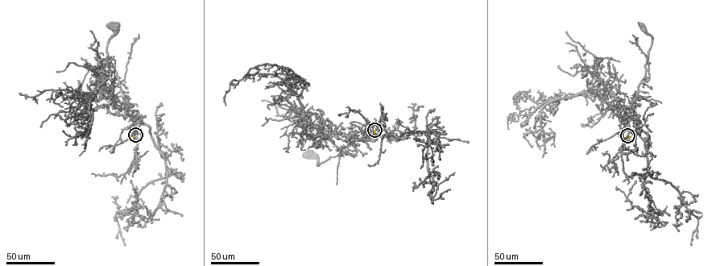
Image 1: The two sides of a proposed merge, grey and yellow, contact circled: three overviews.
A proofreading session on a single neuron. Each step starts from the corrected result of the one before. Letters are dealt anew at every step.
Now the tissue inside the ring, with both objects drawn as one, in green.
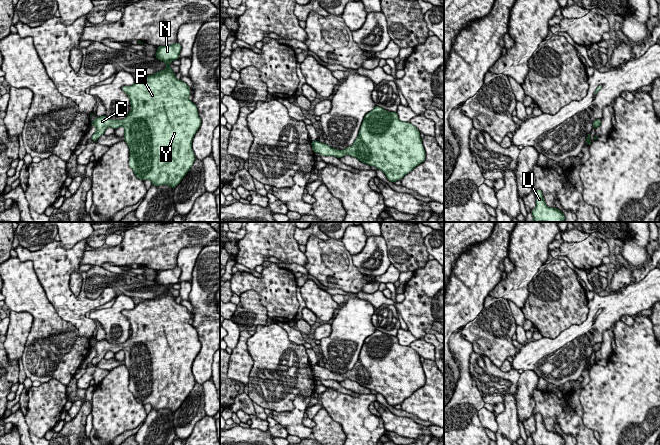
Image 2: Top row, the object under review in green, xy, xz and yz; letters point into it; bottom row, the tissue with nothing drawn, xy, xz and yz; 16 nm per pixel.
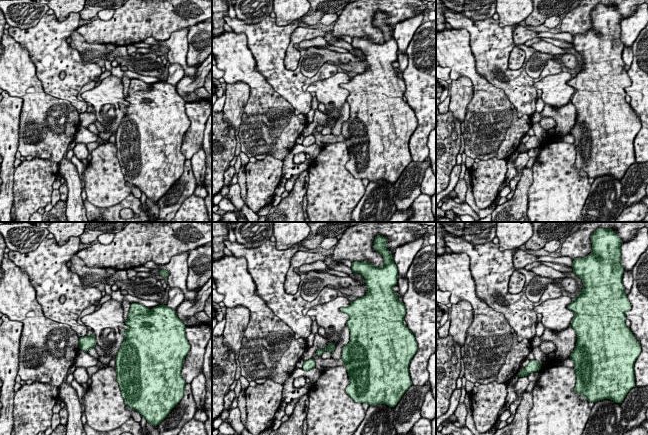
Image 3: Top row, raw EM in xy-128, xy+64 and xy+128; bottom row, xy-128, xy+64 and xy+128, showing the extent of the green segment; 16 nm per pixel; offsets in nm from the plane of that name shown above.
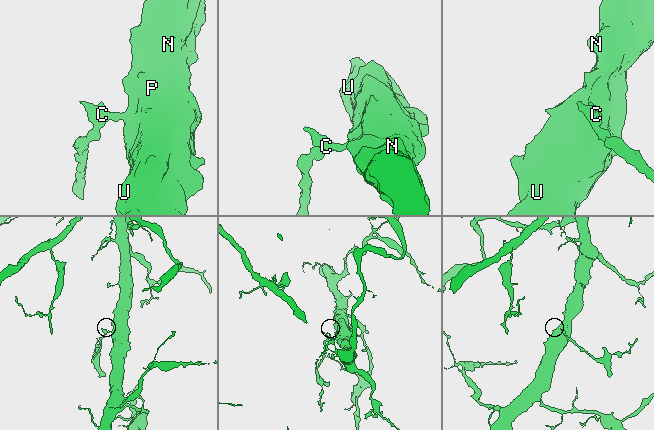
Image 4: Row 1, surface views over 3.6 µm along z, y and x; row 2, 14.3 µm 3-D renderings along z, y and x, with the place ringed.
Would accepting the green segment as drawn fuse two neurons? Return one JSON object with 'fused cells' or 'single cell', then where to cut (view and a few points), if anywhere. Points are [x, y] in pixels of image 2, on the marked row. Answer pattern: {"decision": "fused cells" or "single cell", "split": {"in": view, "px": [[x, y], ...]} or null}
{"decision": "single cell", "split": null}

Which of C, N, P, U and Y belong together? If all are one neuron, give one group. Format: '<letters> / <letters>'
C N P U Y

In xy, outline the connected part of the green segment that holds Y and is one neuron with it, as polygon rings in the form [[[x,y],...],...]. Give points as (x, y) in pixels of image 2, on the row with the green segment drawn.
[[[176,42],[168,46],[158,46],[155,57],[167,67],[154,75],[141,76],[132,86],[122,90],[130,99],[131,111],[123,120],[113,120],[106,116],[98,117],[90,125],[96,126],[91,140],[97,142],[108,127],[124,127],[124,140],[129,146],[129,167],[137,178],[150,180],[152,185],[169,185],[173,189],[181,182],[195,161],[192,140],[201,126],[196,105],[188,99],[189,86],[175,77],[170,63],[179,59],[181,45]]]

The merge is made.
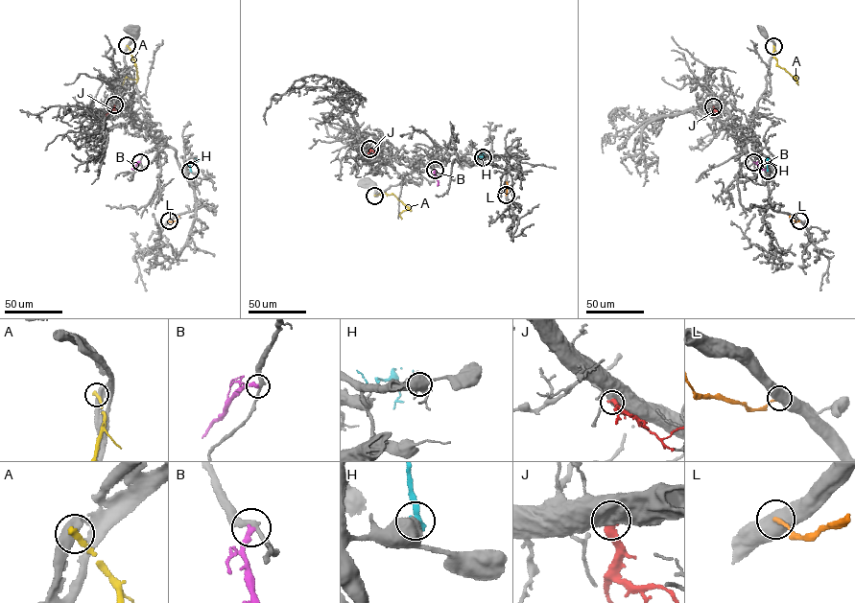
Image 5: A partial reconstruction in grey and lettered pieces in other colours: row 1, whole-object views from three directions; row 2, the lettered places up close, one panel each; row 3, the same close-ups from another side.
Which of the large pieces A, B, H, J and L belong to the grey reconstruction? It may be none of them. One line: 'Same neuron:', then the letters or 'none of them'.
Same neuron: none of them

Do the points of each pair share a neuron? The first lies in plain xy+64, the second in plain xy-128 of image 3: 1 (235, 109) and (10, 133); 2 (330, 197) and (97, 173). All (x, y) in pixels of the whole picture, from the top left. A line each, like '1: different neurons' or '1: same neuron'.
1: same neuron
2: same neuron

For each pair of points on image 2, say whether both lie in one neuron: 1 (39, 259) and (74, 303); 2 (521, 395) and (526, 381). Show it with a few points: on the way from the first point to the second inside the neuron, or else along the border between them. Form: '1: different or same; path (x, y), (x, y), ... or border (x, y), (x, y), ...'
1: same; path (50, 270), (54, 274), (56, 285), (63, 292)
2: same; path (524, 392), (526, 384)

